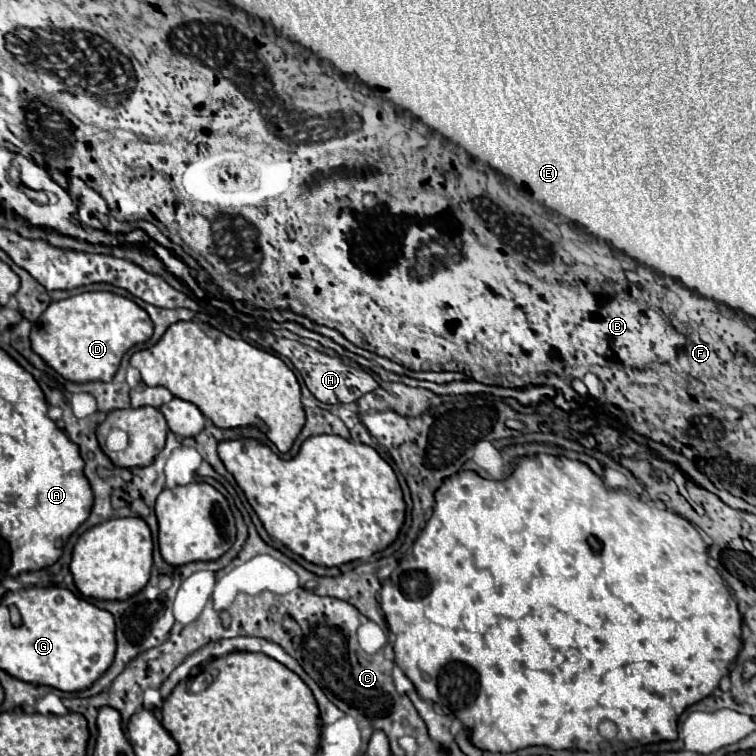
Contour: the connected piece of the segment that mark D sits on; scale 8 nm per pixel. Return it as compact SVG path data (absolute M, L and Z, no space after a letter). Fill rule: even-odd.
M95 291L81 293L49 305L31 329L33 351L63 379L73 383L111 381L117 373L121 357L135 345L149 341L153 323L149 315L131 299Z

